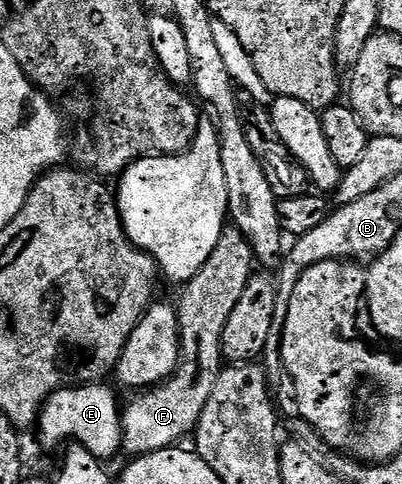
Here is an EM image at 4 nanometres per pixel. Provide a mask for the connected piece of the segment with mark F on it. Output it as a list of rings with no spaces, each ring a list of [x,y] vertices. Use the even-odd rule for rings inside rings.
[[[226,227],[222,238],[216,244],[208,261],[200,267],[194,278],[184,285],[181,290],[182,302],[177,302],[176,308],[179,321],[179,363],[175,373],[161,384],[139,392],[130,402],[125,402],[121,410],[122,421],[122,449],[130,452],[131,458],[143,457],[146,453],[155,453],[161,449],[177,446],[181,437],[186,437],[198,428],[198,420],[204,411],[204,403],[212,395],[212,387],[216,387],[216,379],[224,368],[222,355],[222,336],[224,323],[228,323],[228,315],[240,303],[240,295],[244,295],[244,287],[248,287],[251,277],[256,272],[256,260],[253,249],[246,241],[244,234],[235,227]]]

